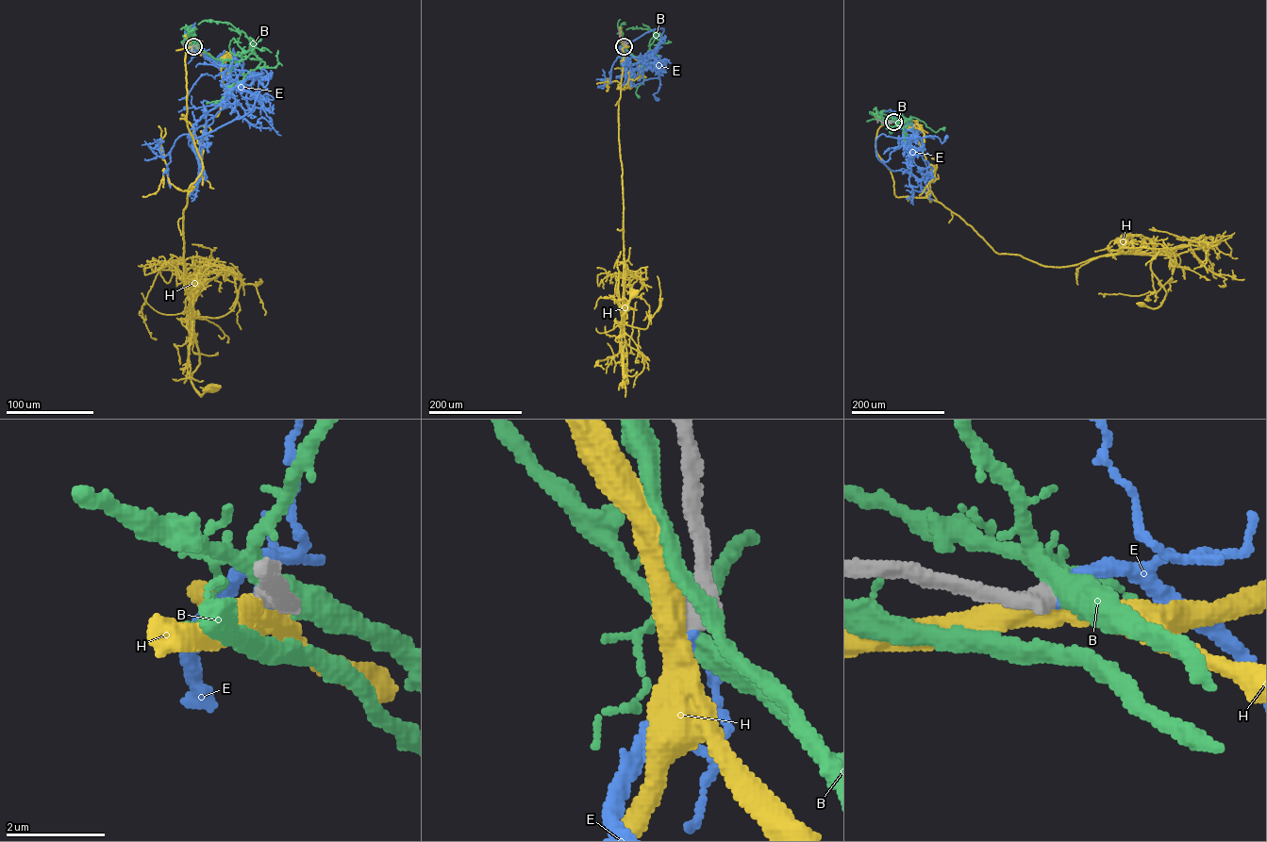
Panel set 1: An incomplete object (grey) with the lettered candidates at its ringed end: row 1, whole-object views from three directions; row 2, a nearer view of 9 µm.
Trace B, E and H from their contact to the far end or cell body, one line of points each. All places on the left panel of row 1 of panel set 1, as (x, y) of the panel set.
B: (193, 46), (215, 58), (240, 60), (242, 49), (233, 38), (230, 57), (218, 66), (215, 59), (220, 58)
E: (193, 46), (196, 50), (237, 70), (251, 71), (258, 76), (261, 73), (248, 87), (256, 74)
H: (193, 46), (186, 122), (202, 169), (183, 212), (184, 276), (199, 354), (191, 383), (207, 389)

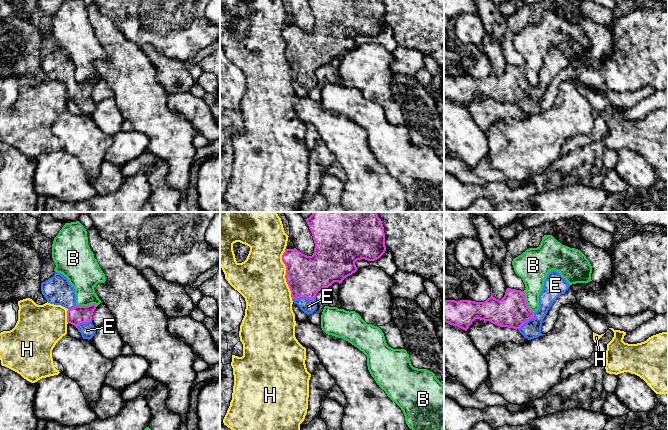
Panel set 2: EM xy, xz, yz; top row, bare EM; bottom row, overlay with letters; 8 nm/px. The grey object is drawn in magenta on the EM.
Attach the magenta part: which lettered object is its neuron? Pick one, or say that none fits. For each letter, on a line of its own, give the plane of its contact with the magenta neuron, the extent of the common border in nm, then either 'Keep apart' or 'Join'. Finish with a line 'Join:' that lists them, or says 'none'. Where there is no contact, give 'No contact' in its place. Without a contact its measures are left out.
B: Touches magenta in yz. Shared border 200 nm. Keep apart
E: Touches magenta in xz. Shared border 190 nm. Join
H: Touches magenta in xz. Shared border 400 nm. Keep apart
Join: E

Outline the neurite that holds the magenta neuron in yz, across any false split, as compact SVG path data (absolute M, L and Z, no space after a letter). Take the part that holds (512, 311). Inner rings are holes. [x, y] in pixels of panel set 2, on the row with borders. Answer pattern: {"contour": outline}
{"contour": "M550 271L539 295L539 309L536 312L528 307L523 291L511 288L506 289L501 300L492 295L492 288L491 296L484 302L444 300L444 322L467 331L475 319L480 319L500 327L517 329L531 340L542 335L544 317L552 303L569 287L559 272Z"}

